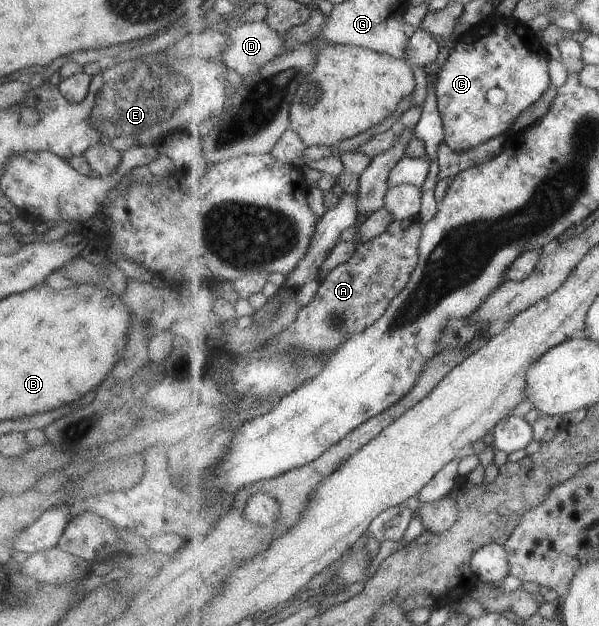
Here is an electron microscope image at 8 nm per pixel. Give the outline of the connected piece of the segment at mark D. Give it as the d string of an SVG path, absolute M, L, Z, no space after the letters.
M266 21L239 24L230 30L230 46L221 59L228 69L250 76L286 52L284 37Z

